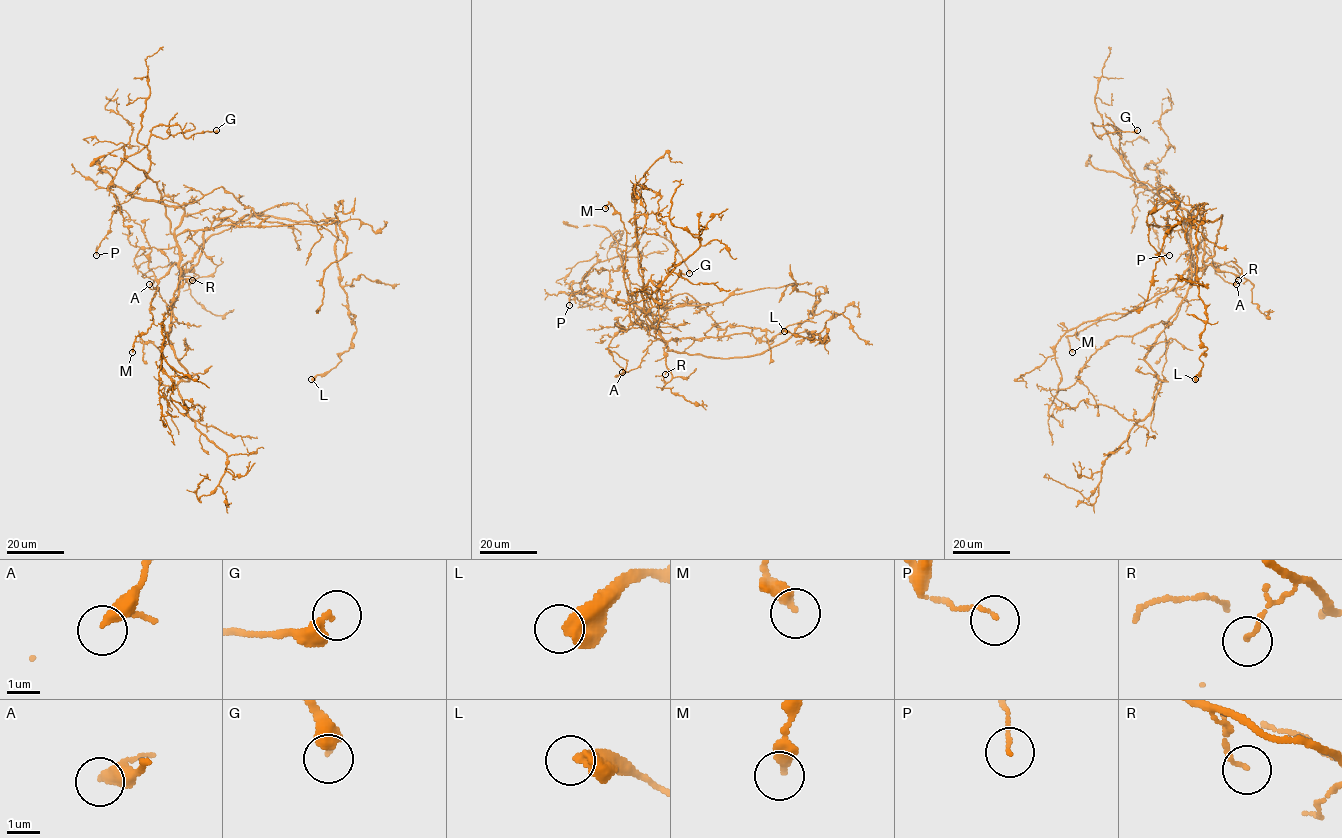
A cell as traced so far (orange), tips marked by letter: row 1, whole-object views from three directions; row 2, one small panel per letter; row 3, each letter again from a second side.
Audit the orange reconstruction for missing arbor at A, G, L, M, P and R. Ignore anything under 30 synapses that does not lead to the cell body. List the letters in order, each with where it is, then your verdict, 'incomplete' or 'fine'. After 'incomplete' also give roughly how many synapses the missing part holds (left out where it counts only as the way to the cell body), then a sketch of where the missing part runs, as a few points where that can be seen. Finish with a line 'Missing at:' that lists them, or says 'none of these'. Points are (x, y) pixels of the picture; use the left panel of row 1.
A: (149, 284) | fine
G: (216, 130) | fine
L: (311, 379) | fine
M: (132, 352) | fine
P: (96, 255) | fine
R: (192, 280) | fine
Missing at: none of these

